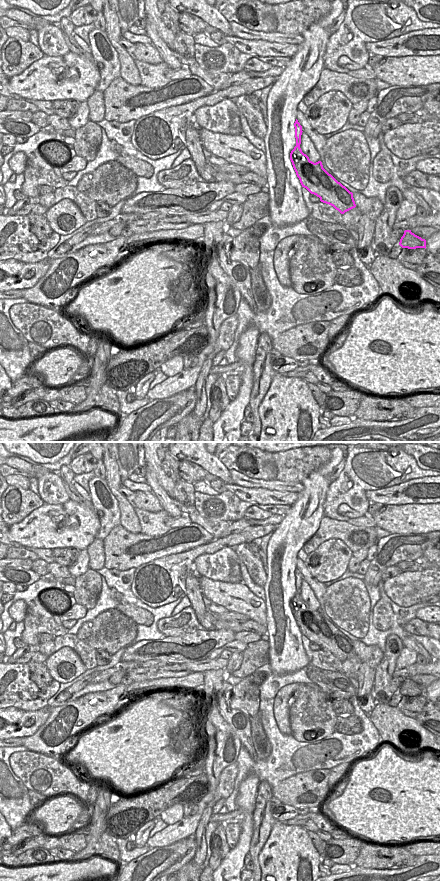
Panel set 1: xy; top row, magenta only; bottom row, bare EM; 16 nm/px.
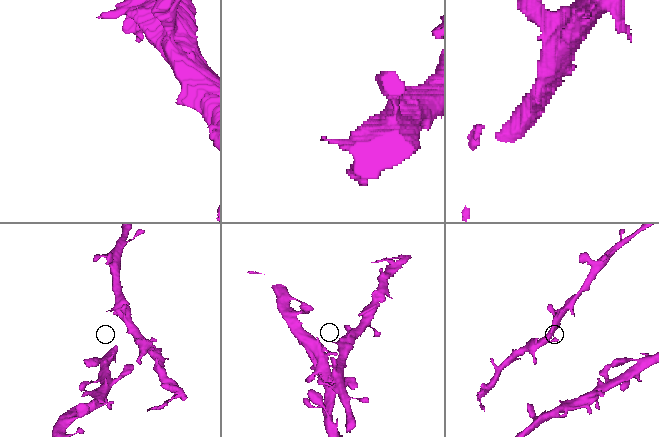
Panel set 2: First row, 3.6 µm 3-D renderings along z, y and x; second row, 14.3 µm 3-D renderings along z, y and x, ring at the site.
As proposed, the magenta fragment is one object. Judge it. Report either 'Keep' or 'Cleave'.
Keep

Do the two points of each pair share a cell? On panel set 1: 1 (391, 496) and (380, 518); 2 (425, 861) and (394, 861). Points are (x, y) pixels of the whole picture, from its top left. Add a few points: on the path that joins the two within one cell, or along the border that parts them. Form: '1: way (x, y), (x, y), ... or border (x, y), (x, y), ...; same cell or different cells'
1: border (411, 504), (383, 505); different cells
2: border (417, 857), (417, 861), (413, 865), (395, 869); different cells

